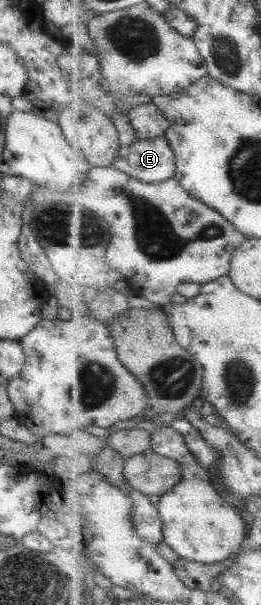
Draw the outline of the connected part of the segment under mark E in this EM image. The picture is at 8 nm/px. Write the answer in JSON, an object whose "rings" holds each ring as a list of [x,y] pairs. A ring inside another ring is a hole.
{"rings":[[[165,137],[138,138],[133,144],[121,148],[115,162],[114,168],[150,183],[172,179],[177,173],[176,152]]]}

